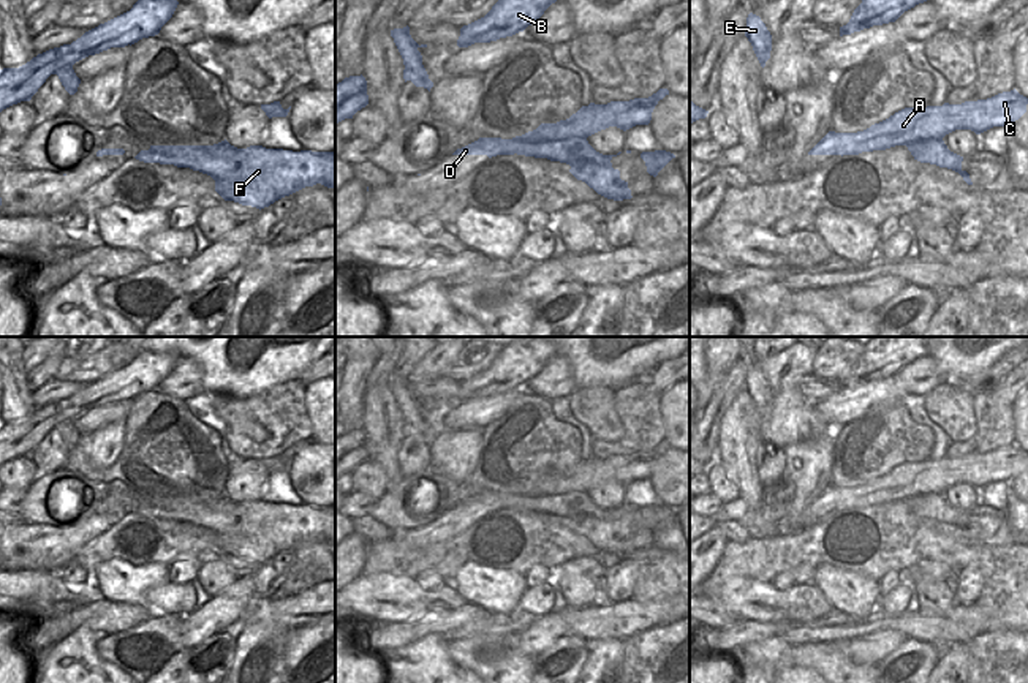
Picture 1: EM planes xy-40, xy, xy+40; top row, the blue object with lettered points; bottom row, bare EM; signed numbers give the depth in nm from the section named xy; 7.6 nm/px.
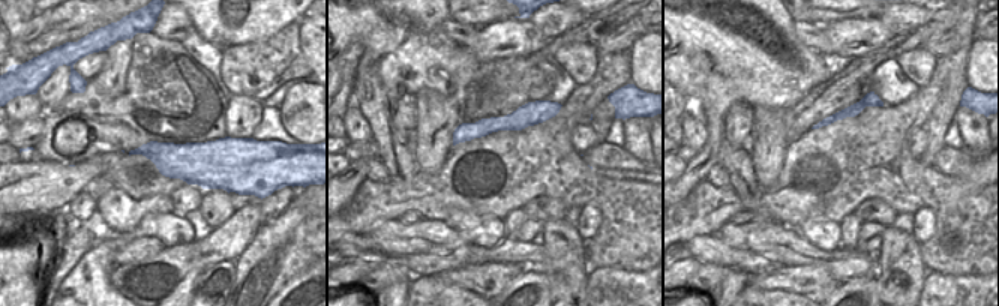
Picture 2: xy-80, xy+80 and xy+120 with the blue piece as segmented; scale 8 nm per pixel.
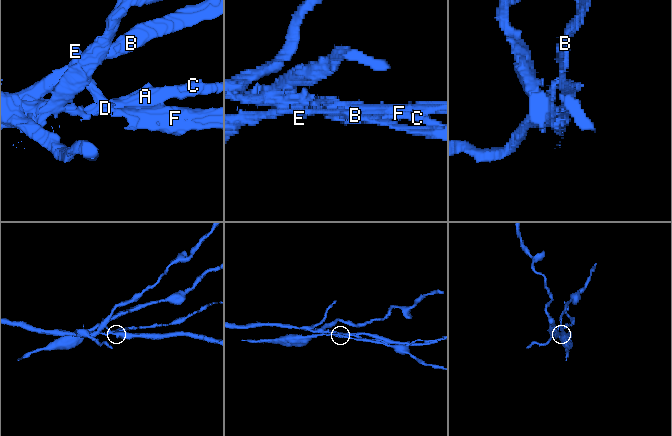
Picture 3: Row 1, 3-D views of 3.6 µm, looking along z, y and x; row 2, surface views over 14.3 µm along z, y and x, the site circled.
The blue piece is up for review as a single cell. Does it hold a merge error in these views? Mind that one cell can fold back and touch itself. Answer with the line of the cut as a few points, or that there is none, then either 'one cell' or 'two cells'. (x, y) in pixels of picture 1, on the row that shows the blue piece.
cut xy (585, 136), (538, 143), (521, 147), (516, 152); two cells

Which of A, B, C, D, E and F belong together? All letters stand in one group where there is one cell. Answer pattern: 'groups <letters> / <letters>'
groups A C D / B E F

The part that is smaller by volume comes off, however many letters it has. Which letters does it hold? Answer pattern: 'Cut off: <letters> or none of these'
Cut off: A, C, D

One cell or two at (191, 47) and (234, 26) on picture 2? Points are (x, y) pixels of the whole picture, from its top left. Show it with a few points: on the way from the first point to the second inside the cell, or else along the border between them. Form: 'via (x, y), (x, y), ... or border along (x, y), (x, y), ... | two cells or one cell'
border along (194, 27), (203, 38), (221, 48) | two cells

